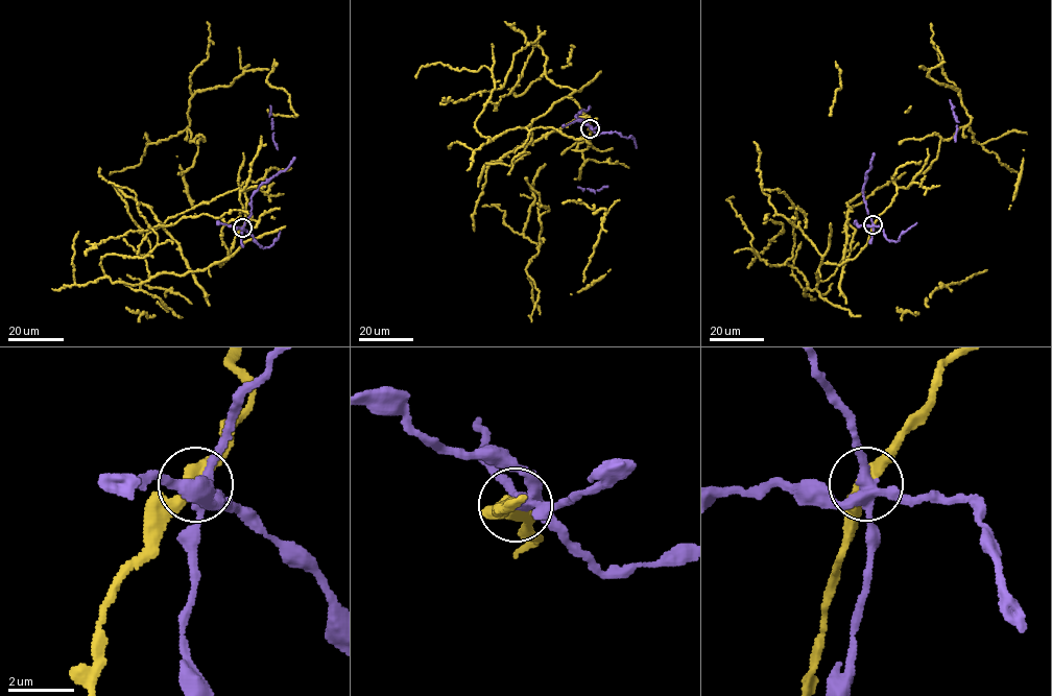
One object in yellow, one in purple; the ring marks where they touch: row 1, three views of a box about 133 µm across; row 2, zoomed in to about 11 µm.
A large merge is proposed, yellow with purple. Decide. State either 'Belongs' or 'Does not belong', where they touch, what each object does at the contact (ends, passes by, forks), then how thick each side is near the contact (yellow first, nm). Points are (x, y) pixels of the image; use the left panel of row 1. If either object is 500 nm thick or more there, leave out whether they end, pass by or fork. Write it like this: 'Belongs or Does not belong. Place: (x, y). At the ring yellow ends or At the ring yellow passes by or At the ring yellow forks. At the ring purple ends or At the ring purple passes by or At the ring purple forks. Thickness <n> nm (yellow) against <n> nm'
Does not belong. Place: (242, 228). At the ring yellow passes by. At the ring purple forks. Thickness 360 nm (yellow) against 320 nm

